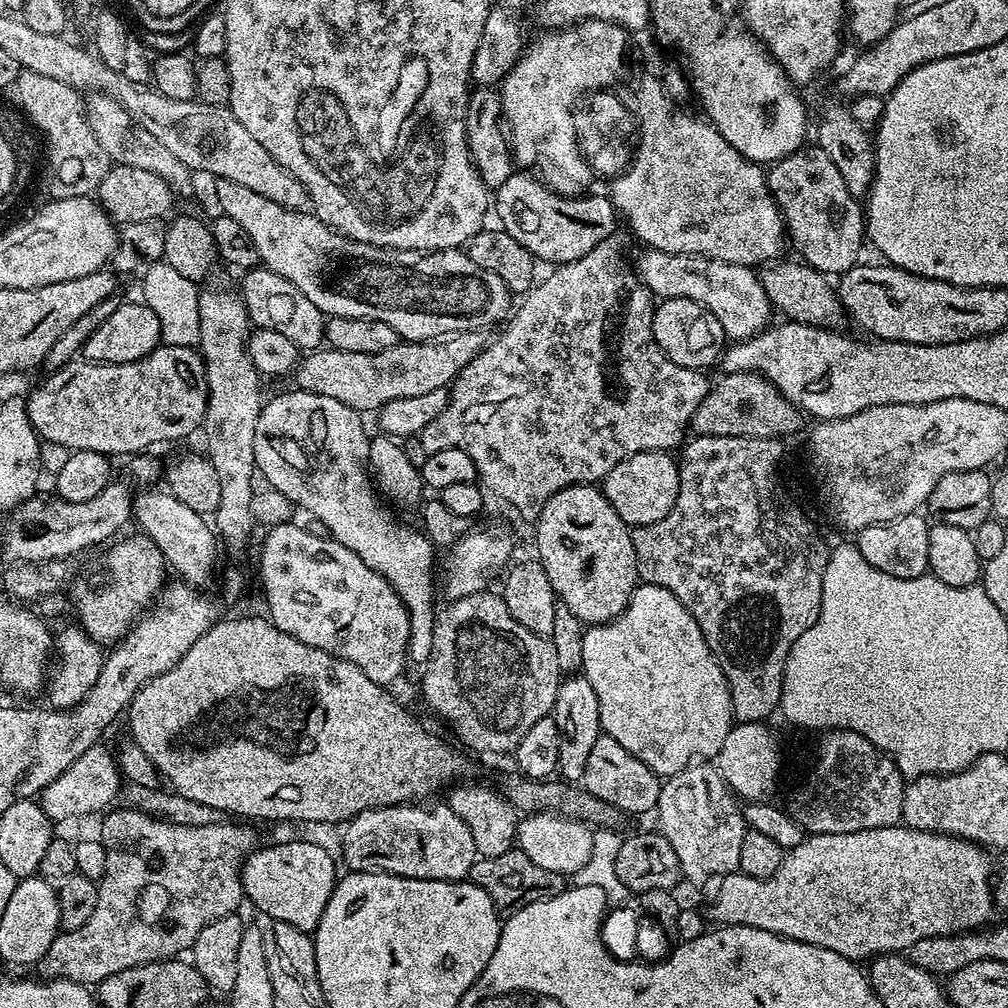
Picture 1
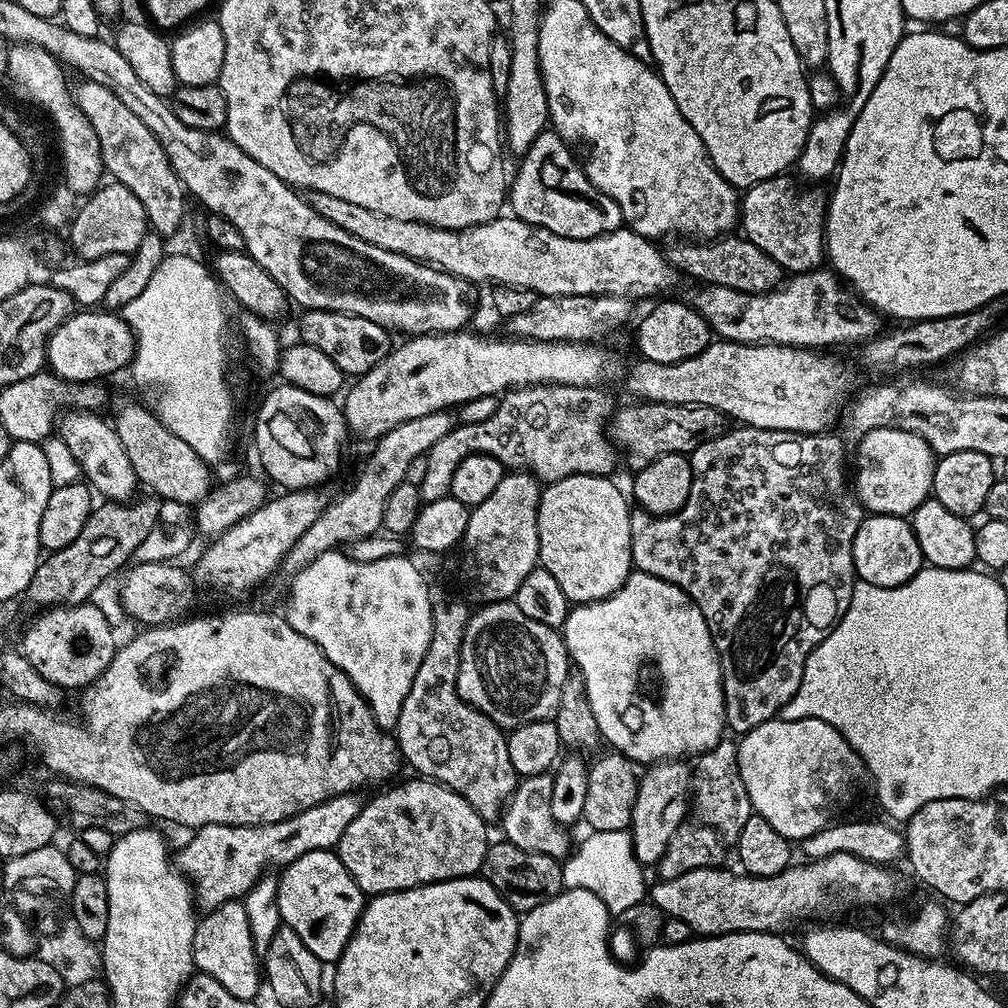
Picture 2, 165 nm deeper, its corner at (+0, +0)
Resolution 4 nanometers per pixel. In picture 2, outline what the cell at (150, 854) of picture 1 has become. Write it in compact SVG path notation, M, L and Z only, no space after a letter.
M341 794L330 797L310 810L273 824L208 824L205 828L195 829L189 835L192 837L189 838L188 845L180 853L175 853L174 864L194 885L199 907L211 910L222 906L228 900L240 900L247 897L250 889L260 881L261 876L265 875L267 868L264 867L271 860L280 864L279 866L286 866L290 861L298 859L307 852L323 848L335 849L339 845L342 834L346 834L346 826L350 826L350 822L358 818L361 807L362 800L359 800L356 794Z

